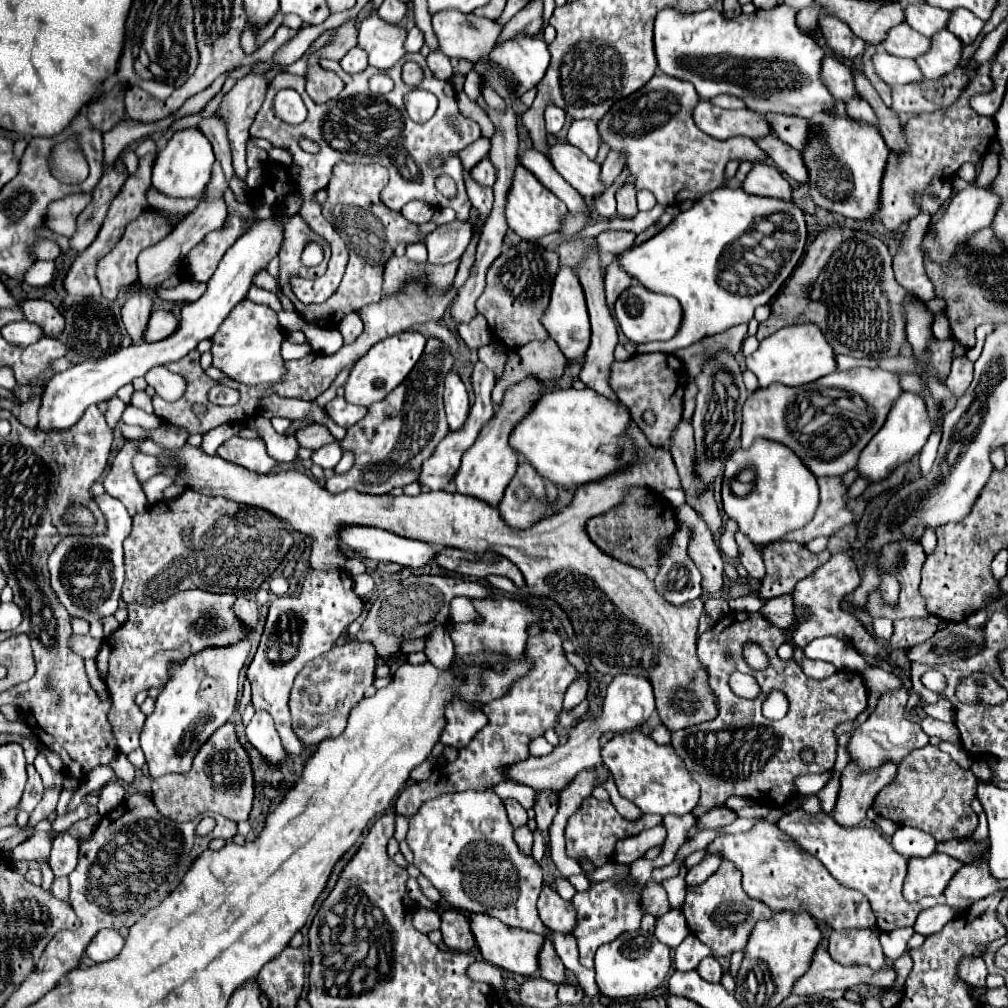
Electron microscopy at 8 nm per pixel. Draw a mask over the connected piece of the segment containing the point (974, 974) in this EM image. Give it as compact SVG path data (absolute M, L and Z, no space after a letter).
M961 957L959 967L957 967L957 975L961 981L971 985L985 985L987 968L983 959L979 959L979 957Z

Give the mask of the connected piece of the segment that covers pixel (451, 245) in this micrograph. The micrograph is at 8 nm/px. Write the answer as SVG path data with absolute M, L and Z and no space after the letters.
M453 221L447 225L439 225L433 233L427 235L427 251L429 251L429 263L445 265L451 261L461 259L467 245L471 241L471 223Z

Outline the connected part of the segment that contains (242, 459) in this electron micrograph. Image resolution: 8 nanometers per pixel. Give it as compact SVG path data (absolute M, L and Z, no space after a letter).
M231 437L217 449L217 455L229 463L235 463L259 475L269 473L277 465L277 461L267 453L267 447L259 437L257 439Z

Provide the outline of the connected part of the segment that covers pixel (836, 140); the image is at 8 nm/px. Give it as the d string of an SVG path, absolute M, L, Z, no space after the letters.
M831 117L827 131L813 127L801 151L809 173L809 197L821 209L835 211L843 217L865 219L879 209L879 185L887 163L889 149L871 123L855 121L851 117Z

